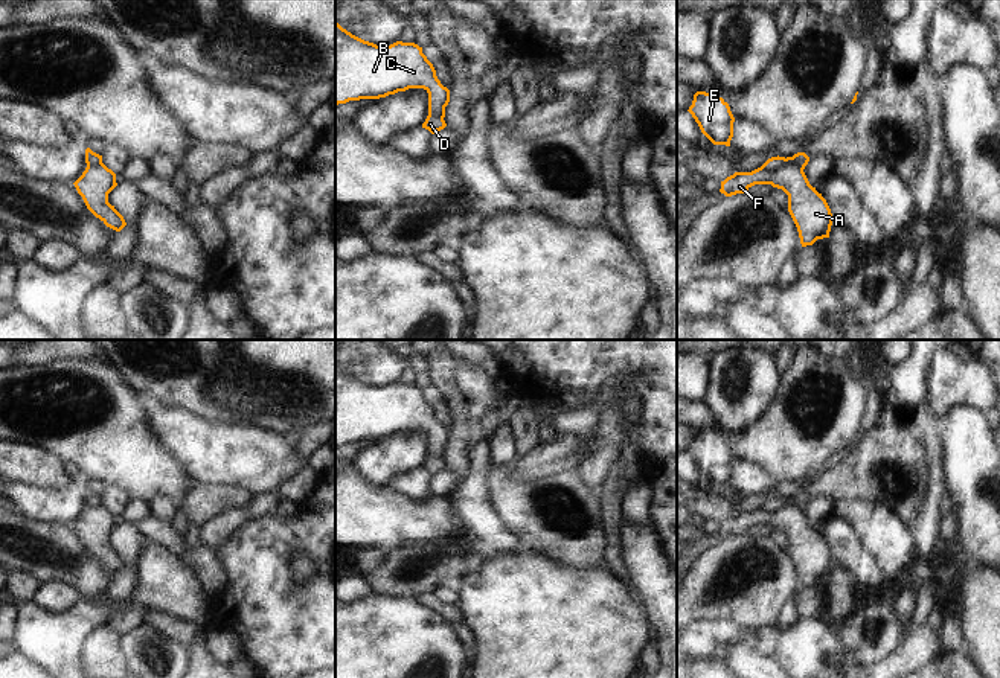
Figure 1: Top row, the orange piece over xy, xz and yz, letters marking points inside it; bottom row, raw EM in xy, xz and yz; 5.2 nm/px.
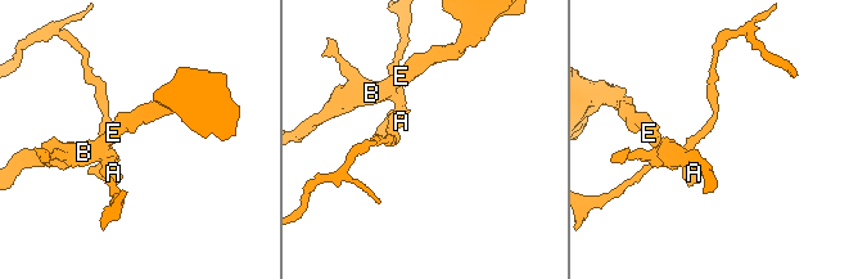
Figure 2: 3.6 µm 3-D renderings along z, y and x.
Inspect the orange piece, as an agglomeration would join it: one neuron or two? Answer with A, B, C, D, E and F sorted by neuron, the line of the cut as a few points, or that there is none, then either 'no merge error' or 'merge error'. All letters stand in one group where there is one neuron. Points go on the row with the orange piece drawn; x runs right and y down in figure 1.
A F / B C D E | yz (761, 166), (778, 171), (785, 165), (798, 165), (802, 169) | merge error

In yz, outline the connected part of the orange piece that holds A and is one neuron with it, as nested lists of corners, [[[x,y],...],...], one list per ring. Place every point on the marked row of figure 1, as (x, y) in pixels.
[[[785,165],[776,172],[758,168],[752,172],[735,172],[721,181],[726,197],[747,192],[755,184],[771,184],[788,195],[788,212],[797,227],[802,247],[829,238],[832,213],[826,200],[812,187],[797,165]]]

